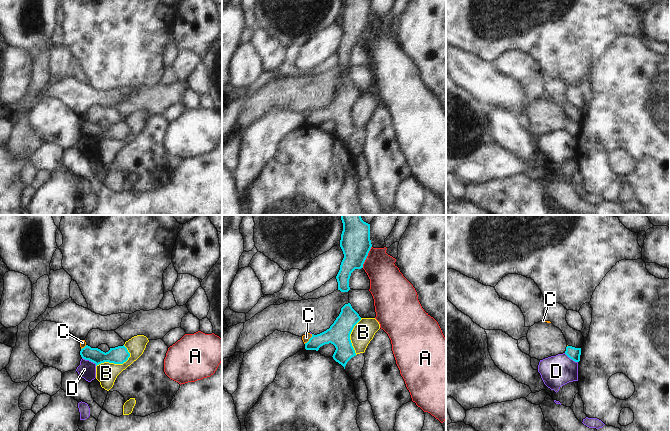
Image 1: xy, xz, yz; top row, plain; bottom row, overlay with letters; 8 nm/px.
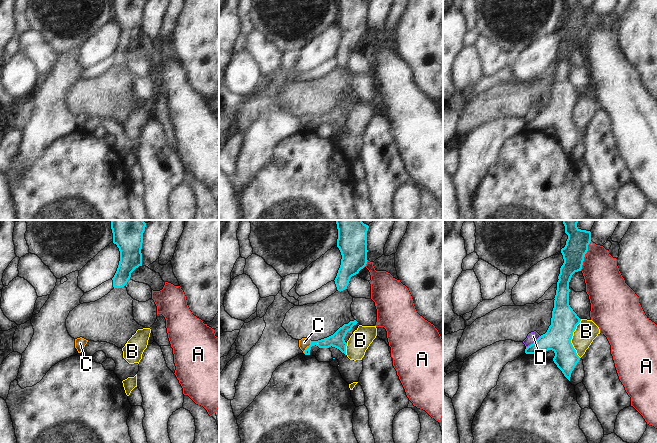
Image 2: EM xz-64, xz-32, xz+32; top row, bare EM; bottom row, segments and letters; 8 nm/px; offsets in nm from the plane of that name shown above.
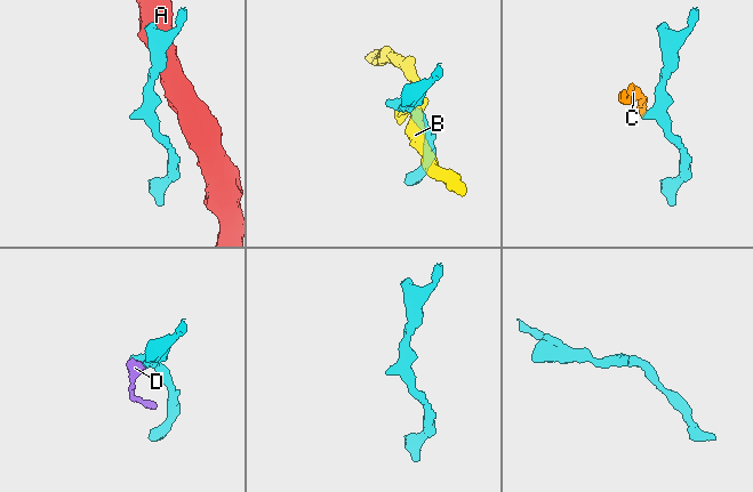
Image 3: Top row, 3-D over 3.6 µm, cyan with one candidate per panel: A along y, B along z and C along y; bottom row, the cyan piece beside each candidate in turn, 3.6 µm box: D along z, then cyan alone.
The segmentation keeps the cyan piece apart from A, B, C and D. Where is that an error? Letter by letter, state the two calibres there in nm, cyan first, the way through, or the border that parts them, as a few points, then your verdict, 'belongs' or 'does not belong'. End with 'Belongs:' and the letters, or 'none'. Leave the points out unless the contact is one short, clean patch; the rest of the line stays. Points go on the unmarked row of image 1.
A: 240/280 nm | along xz (371, 22), (362, 43) | does not belong
B: 140/180 nm | along xy (130, 129), (130, 132), (122, 139), (101, 138), (96, 142) | does not belong
C: 180/60 nm | along xz (312, 110), (304, 119) | does not belong
D: 140/140 nm | along xy (82, 133), (96, 141) | does not belong
Belongs: none

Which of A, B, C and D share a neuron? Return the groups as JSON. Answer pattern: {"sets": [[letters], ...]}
{"sets": [["A"], ["B"], ["C", "D"]]}

